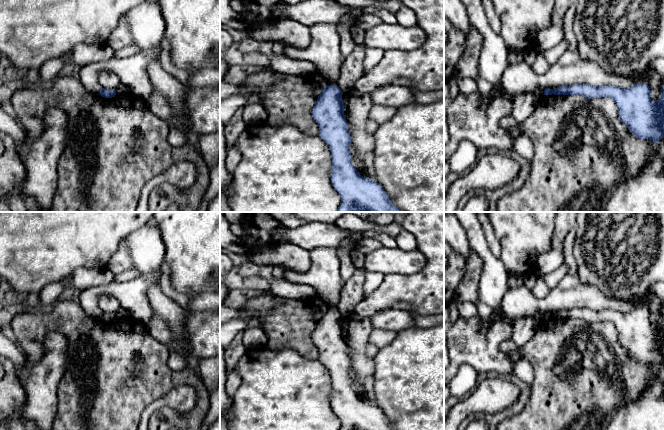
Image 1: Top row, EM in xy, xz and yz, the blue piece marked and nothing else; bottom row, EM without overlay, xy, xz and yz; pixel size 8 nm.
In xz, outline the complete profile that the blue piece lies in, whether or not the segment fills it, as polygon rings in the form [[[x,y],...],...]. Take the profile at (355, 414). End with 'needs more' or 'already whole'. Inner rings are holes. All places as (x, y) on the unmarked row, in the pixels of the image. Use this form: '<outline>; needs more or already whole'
[[[325,309],[311,336],[319,350],[319,361],[329,370],[332,379],[331,407],[341,421],[339,430],[394,430],[382,410],[376,405],[365,402],[355,393],[349,375],[351,360],[344,339],[342,315],[338,310]]]; already whole

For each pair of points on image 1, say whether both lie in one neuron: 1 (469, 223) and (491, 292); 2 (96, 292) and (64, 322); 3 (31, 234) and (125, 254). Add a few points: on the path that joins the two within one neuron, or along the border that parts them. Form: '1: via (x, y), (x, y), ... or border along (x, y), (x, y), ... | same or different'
1: via (476, 240), (491, 263), (491, 275) | same
2: border along (78, 303), (90, 316), (98, 318) | different
3: border along (129, 233), (121, 241), (106, 266) | different

